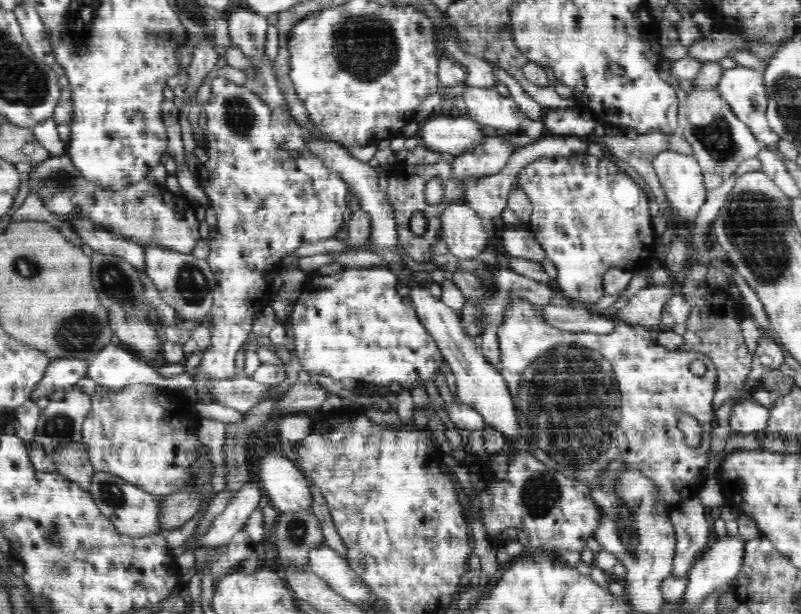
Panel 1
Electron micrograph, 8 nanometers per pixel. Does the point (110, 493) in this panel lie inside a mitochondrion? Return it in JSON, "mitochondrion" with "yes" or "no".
{"mitochondrion":"yes"}

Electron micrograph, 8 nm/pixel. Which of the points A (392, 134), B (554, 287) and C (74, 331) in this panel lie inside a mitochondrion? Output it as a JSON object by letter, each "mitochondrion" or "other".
{"A":"other","B":"other","C":"mitochondrion"}

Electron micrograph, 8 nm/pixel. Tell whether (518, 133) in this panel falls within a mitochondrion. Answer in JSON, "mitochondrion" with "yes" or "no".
{"mitochondrion":"no"}

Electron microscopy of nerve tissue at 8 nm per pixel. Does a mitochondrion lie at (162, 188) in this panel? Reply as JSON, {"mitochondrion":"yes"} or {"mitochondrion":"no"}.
{"mitochondrion":"no"}

